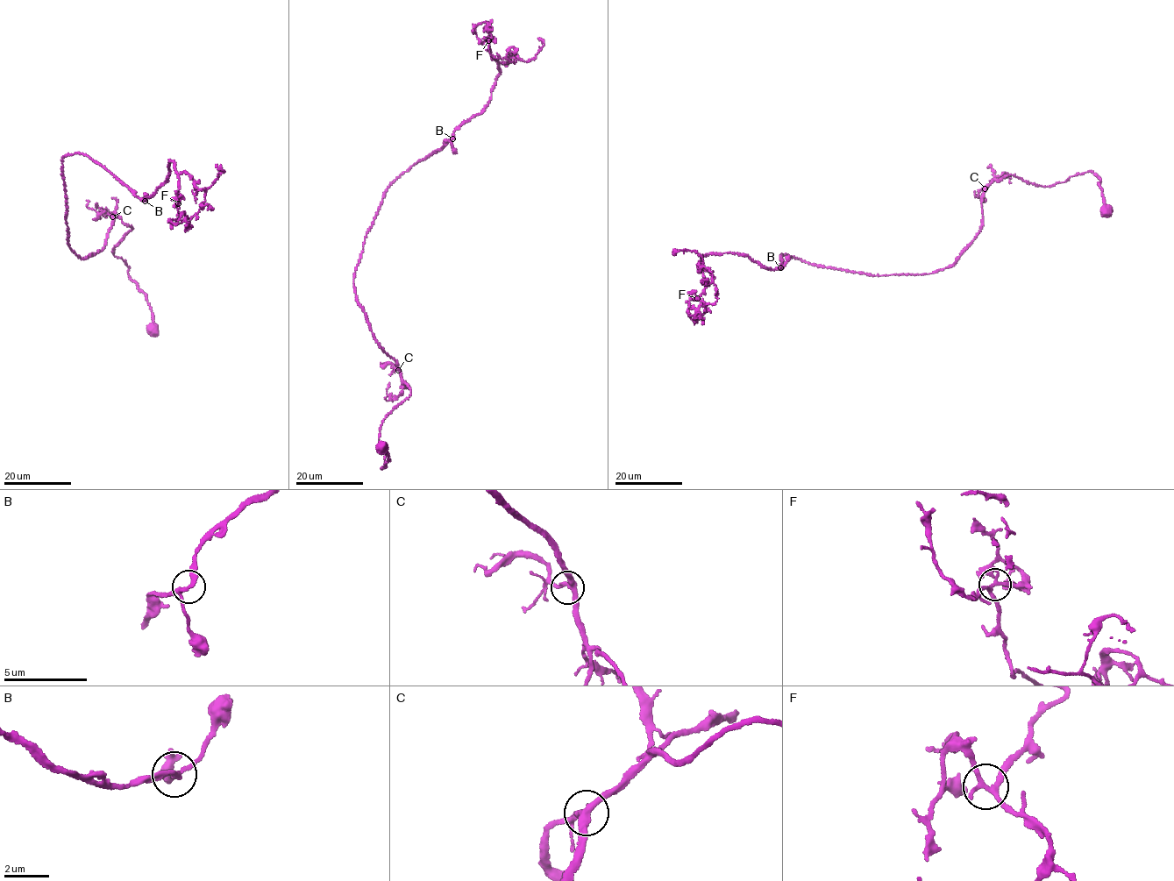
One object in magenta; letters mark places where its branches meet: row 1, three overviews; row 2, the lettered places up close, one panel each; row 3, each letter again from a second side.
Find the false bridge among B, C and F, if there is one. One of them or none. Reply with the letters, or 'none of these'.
none of these

